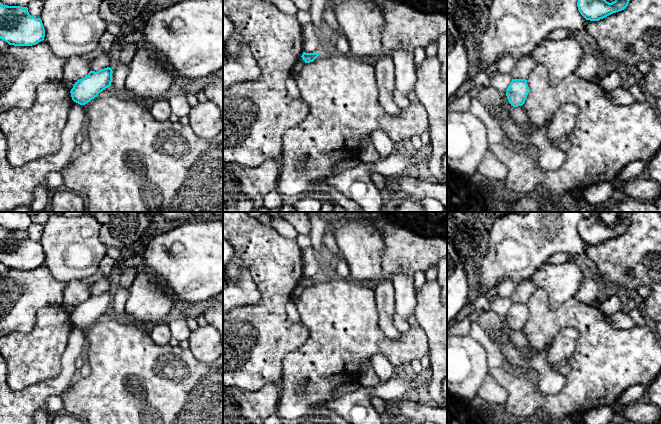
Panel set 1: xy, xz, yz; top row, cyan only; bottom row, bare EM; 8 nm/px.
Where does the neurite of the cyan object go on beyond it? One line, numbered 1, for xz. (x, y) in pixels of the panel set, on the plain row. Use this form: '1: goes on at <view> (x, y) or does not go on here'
1: does not go on here

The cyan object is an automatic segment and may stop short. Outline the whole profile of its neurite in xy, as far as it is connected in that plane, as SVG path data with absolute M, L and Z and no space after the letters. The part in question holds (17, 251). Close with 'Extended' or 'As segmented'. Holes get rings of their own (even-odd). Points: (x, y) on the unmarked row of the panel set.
M0 227L0 263L14 270L32 270L43 265L45 253L40 242L31 240L27 231Z. As segmented

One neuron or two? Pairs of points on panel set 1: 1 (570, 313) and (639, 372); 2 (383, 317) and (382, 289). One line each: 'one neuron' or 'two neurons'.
1: one neuron
2: one neuron

